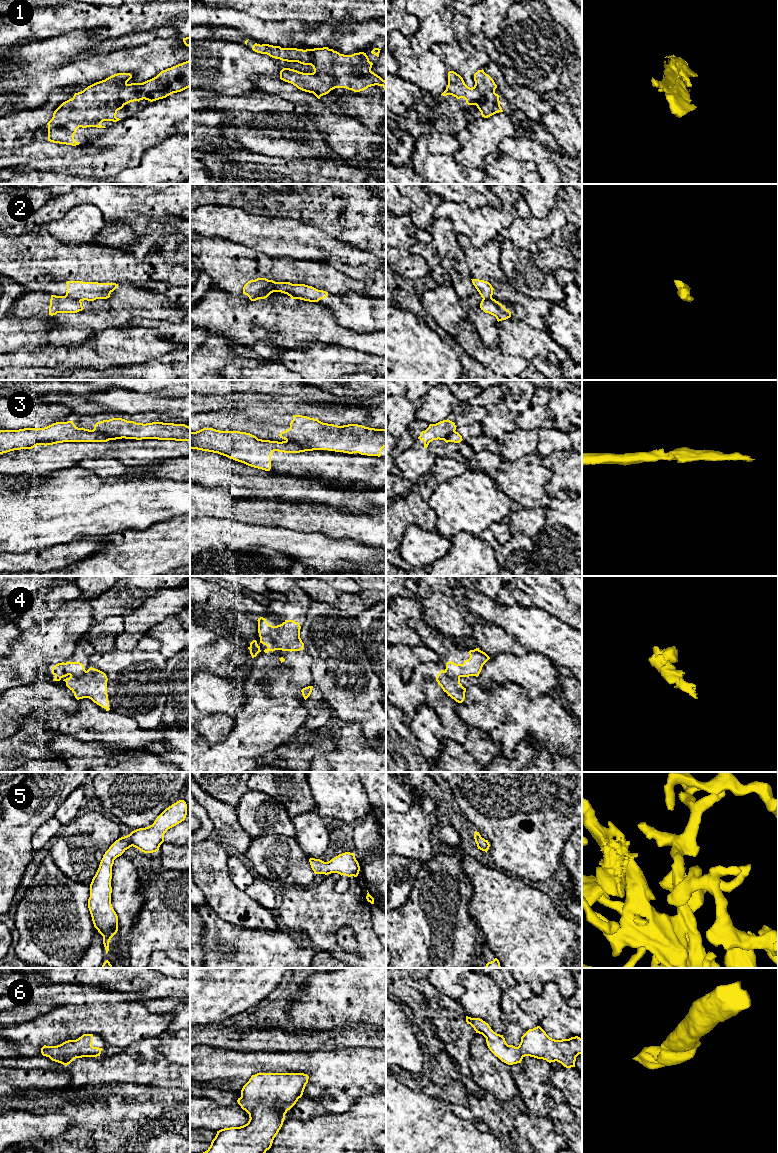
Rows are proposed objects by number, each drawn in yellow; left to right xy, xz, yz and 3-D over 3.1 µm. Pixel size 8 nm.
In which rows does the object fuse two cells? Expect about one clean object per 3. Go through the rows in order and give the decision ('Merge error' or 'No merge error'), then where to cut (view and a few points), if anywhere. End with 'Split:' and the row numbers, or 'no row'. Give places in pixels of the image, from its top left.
1: No merge error. No split
2: Merge error. Split along xy (65, 295), (81, 300)
3: Merge error. Split along xz (286, 439), (313, 449)
4: Merge error. Split along xy (86, 671), (80, 676), (70, 676)
5: No merge error. No split
6: No merge error. No split
Split: 2, 3, 4

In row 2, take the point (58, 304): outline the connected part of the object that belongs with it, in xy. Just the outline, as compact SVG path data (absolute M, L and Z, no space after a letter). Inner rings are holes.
M51 295L49 306L49 315L51 316L57 313L77 313L83 309L81 300Z

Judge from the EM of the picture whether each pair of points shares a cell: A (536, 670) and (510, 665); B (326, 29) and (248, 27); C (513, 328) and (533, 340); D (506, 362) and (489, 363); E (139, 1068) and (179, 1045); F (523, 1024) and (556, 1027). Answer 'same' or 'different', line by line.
A: same
B: same
C: same
D: same
E: different
F: different

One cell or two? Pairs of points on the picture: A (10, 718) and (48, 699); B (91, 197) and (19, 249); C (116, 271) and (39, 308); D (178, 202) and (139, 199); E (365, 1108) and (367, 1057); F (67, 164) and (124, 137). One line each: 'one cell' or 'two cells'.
A: one cell
B: two cells
C: two cells
D: one cell
E: two cells
F: one cell

